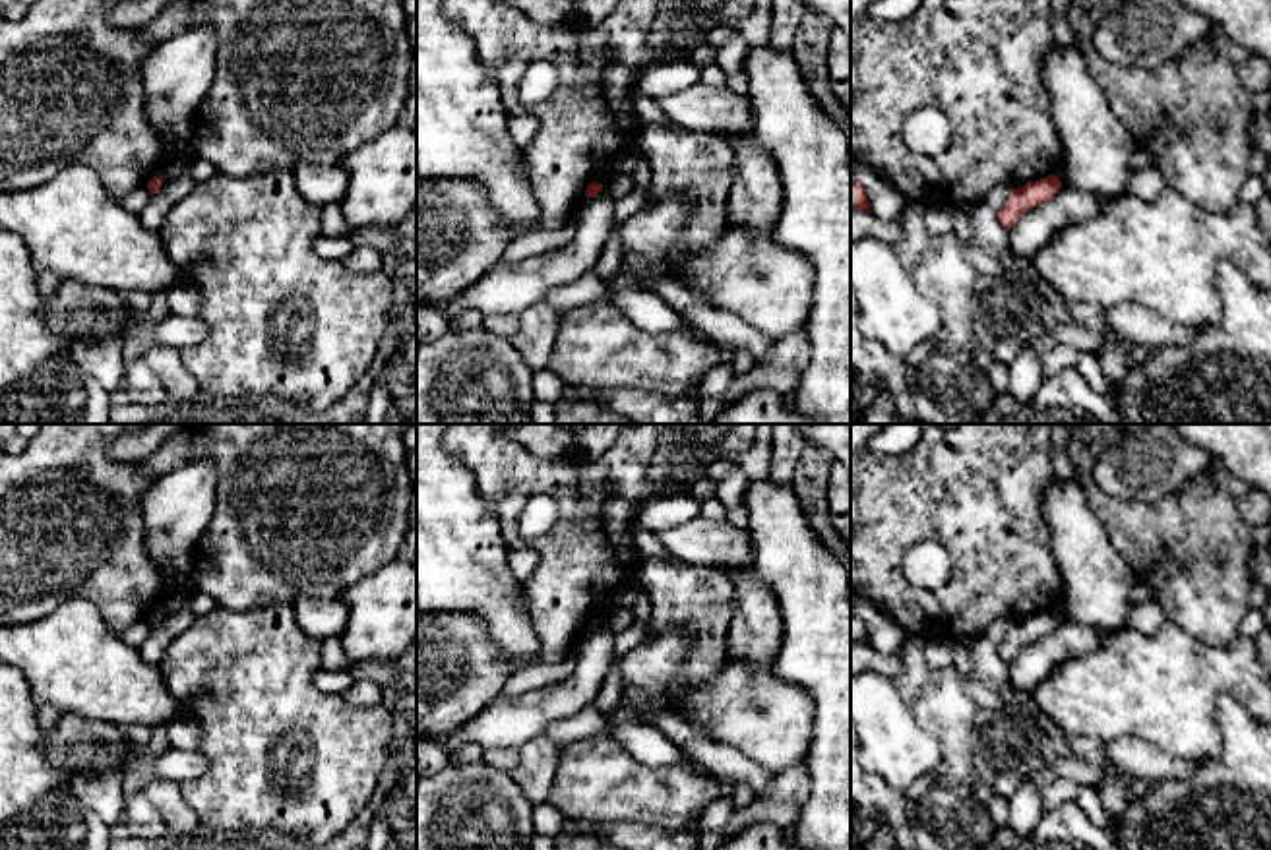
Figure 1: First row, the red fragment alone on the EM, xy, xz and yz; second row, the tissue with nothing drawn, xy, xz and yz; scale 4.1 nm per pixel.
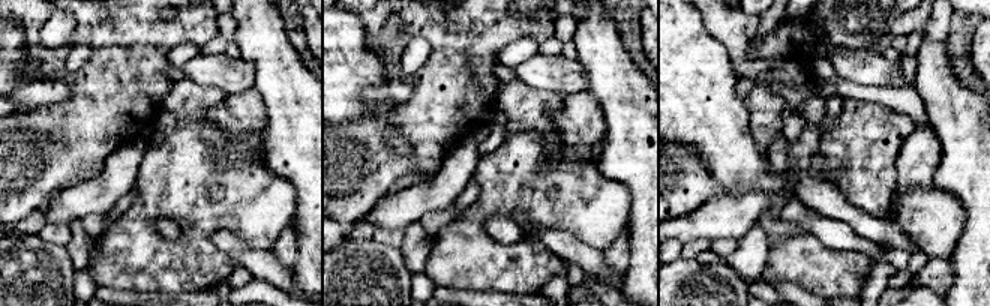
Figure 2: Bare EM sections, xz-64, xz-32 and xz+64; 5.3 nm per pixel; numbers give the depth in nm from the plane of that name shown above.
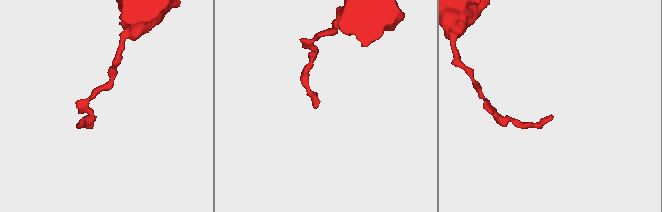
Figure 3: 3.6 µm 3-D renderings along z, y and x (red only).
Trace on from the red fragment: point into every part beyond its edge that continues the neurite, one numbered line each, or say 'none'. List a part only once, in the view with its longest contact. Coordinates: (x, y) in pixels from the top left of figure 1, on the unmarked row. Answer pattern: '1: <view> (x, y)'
none

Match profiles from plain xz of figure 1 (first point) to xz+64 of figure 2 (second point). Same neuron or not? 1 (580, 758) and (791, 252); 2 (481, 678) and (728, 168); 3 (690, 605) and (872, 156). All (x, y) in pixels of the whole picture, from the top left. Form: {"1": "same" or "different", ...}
{"1": "same", "2": "different", "3": "same"}

